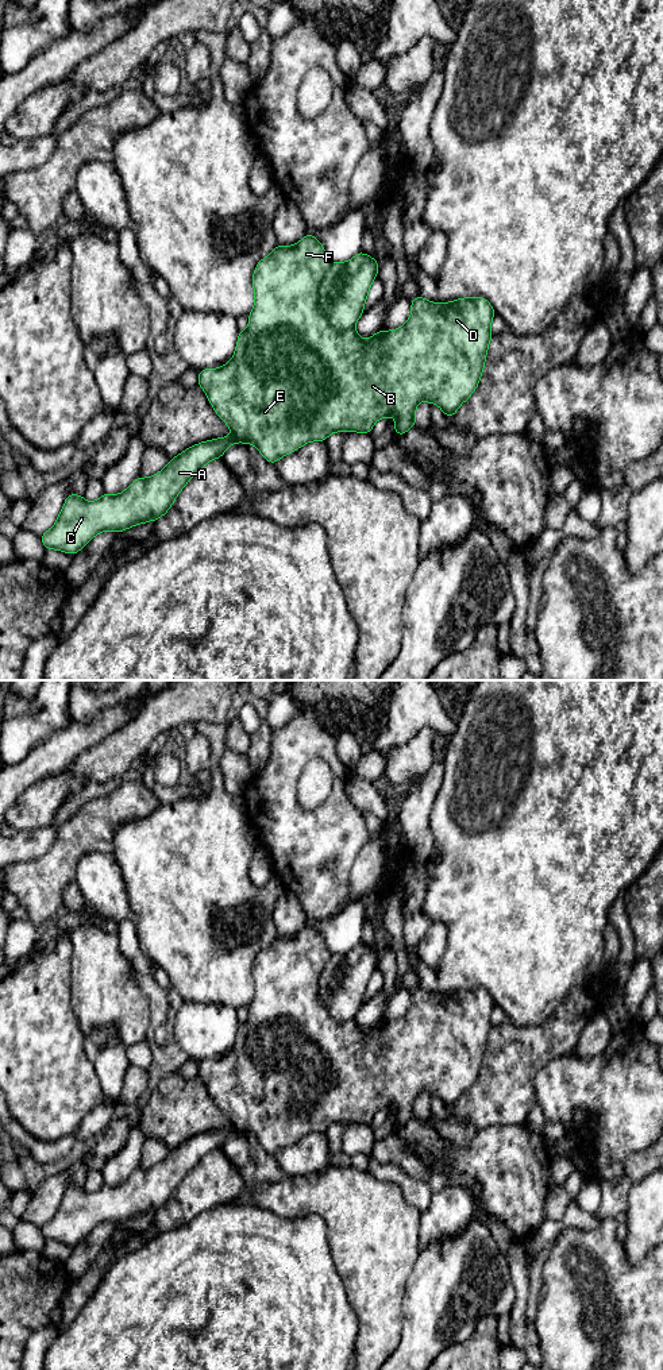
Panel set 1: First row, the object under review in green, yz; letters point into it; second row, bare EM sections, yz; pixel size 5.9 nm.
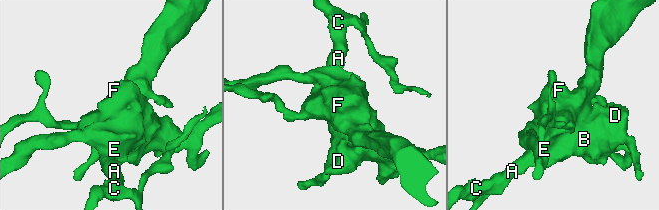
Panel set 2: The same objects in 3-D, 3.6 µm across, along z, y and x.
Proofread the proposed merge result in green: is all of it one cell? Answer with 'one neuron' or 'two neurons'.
two neurons

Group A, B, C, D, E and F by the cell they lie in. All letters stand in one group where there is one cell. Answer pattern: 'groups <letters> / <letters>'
groups A C / B D E F

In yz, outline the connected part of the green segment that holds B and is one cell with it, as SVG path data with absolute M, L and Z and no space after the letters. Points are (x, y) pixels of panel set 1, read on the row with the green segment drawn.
M308 232L294 246L280 246L254 269L254 308L248 327L239 332L232 359L220 368L198 371L198 386L231 432L254 444L271 464L309 441L325 441L332 432L370 433L378 418L396 416L394 432L406 433L416 424L420 401L436 404L447 417L470 398L485 368L490 325L496 316L483 297L458 298L446 304L419 296L410 301L408 321L393 331L378 331L363 340L354 328L336 331L319 302L319 289L329 269L324 246Z

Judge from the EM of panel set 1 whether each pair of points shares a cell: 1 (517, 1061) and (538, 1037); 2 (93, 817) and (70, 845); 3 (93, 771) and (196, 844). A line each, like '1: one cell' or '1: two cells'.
1: one cell
2: one cell
3: two cells

